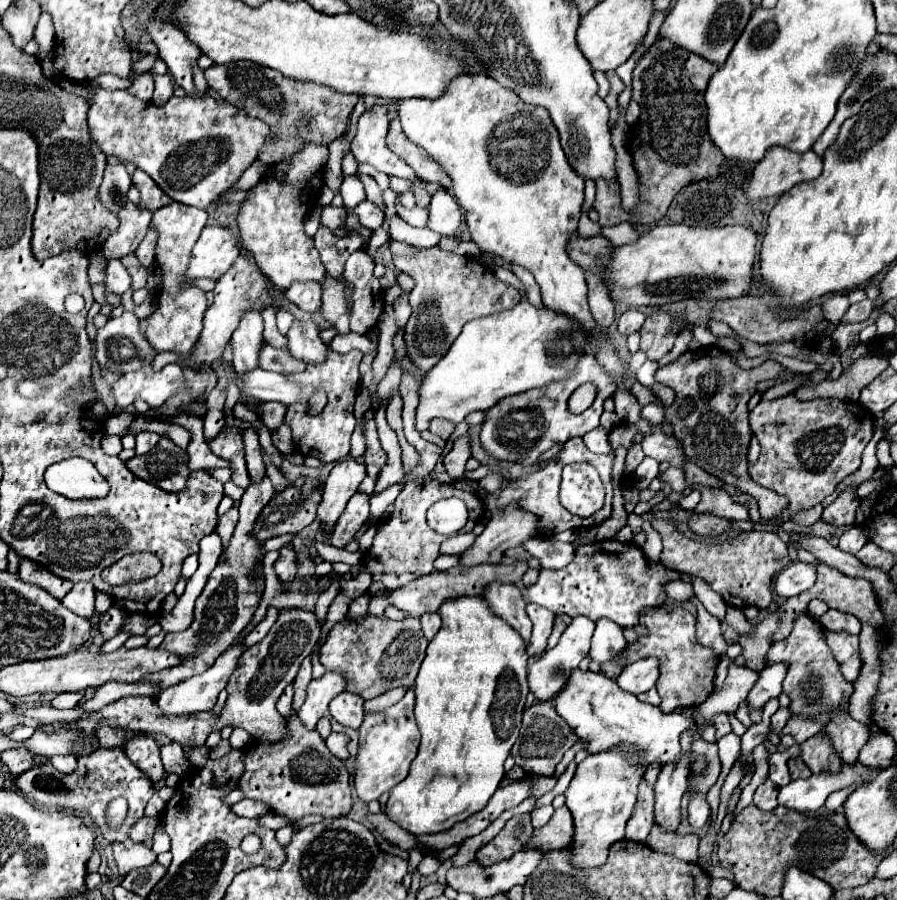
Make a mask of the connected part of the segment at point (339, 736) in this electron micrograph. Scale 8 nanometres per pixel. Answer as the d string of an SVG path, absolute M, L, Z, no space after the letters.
M331 732L331 736L325 740L327 748L337 756L337 758L349 758L349 736L345 732Z

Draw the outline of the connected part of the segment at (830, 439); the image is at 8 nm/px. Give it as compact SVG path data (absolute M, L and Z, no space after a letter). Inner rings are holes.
M791 394L777 398L777 400L761 400L755 410L749 416L751 430L757 434L761 442L761 454L755 464L749 464L749 476L757 484L779 492L781 496L787 496L789 504L782 511L778 519L761 520L761 524L774 524L777 522L787 522L792 516L809 510L817 504L821 504L827 496L831 496L841 484L843 478L851 476L859 466L861 466L861 452L867 446L867 442L873 436L873 418L867 410L861 408L861 404L847 402L847 400L811 400L811 402L799 402Z

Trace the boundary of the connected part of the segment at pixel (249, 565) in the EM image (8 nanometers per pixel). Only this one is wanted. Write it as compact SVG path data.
M265 474L259 482L251 480L249 488L245 490L241 504L239 504L239 524L235 528L235 534L225 550L227 560L219 562L215 570L211 572L207 586L203 588L201 596L195 602L195 620L191 626L183 632L169 632L165 634L165 640L161 642L161 648L167 648L167 652L179 652L179 656L187 656L183 664L177 664L175 668L165 668L163 672L155 672L155 676L145 676L143 680L157 684L157 694L161 694L165 688L175 686L191 676L203 674L225 650L227 646L235 640L235 636L249 624L253 618L261 594L263 594L263 576L255 568L263 556L263 546L255 540L251 540L251 530L253 524L259 516L259 512L265 508L265 504L271 500L275 494L271 478Z

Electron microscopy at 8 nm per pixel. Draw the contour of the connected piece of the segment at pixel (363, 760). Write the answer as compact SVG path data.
M407 690L407 694L395 706L377 714L365 714L365 720L359 728L359 752L355 772L355 792L361 800L365 802L377 800L383 792L391 790L407 776L409 764L413 762L413 756L417 754L421 740L413 716L413 706L415 706L415 694L413 690Z

